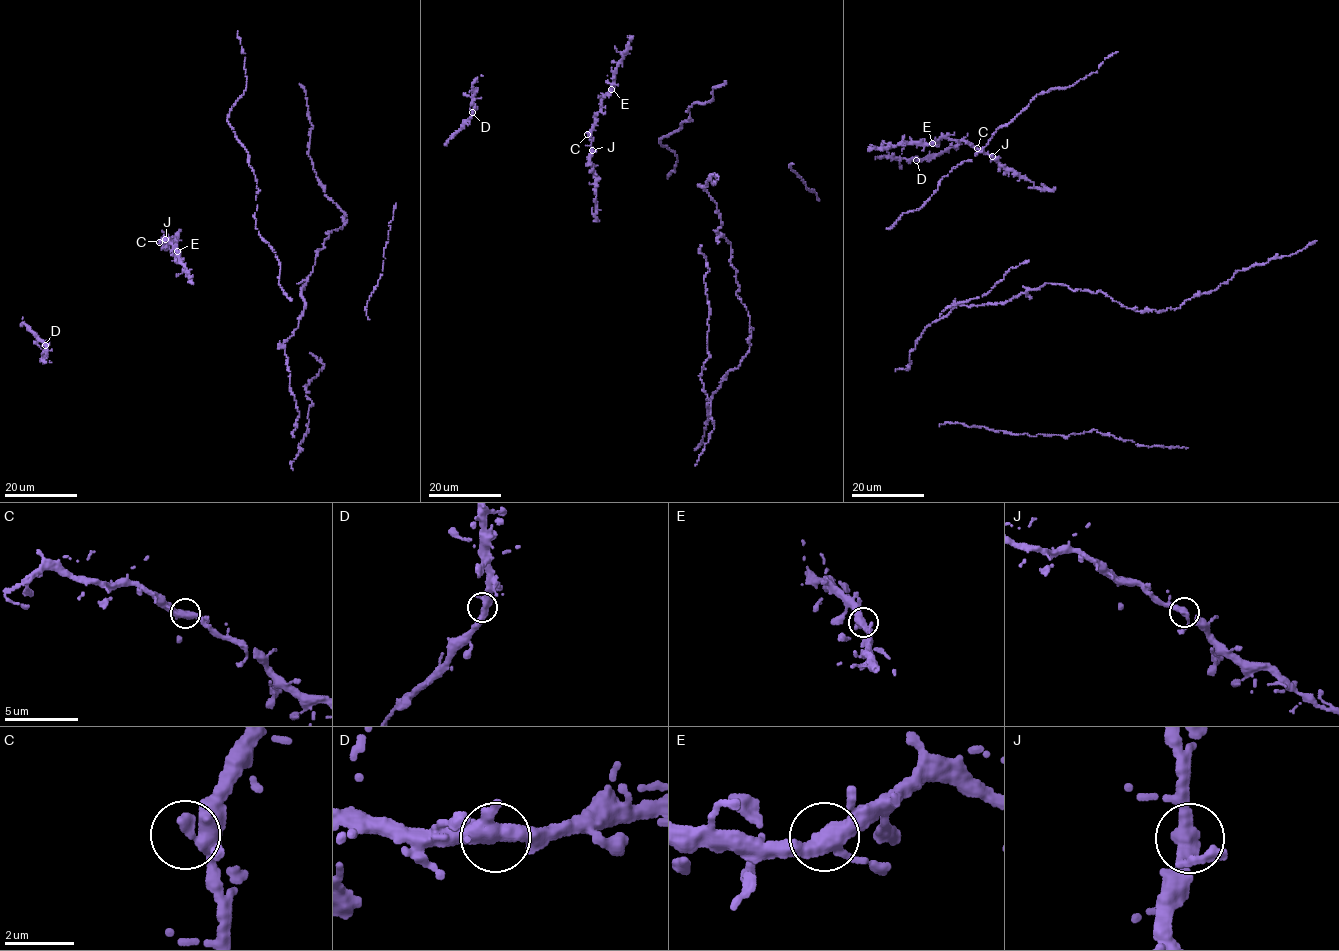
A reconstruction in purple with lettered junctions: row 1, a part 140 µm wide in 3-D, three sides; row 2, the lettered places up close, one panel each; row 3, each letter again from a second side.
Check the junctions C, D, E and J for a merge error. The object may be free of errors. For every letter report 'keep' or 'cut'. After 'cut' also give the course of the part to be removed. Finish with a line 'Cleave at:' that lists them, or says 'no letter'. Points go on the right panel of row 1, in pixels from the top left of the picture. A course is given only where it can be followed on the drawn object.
C: keep
D: keep
E: keep
J: keep
Cleave at: no letter

